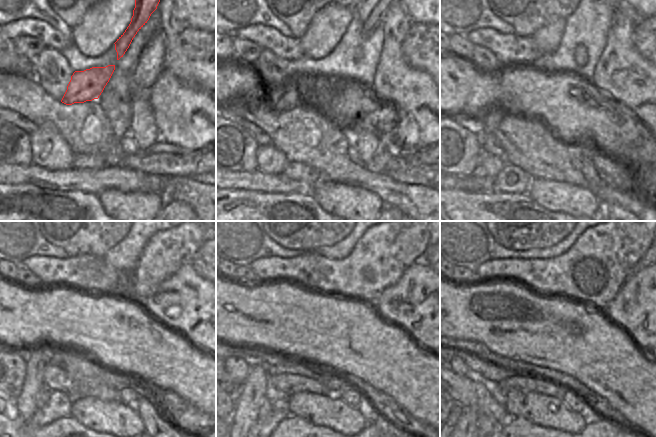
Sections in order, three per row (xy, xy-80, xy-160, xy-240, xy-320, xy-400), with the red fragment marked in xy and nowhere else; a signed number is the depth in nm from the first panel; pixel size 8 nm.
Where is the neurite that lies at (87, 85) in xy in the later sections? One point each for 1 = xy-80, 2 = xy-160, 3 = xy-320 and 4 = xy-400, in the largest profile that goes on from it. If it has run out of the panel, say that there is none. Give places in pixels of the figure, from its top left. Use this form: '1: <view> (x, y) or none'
1: xy-80 (299, 91)
2: xy-160 (492, 117)
3: xy-320 (248, 399)
4: xy-400 (467, 422)

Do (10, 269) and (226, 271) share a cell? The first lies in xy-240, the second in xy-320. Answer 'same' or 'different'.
same

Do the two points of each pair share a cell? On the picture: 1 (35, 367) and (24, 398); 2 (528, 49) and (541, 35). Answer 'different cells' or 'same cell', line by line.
1: same cell
2: different cells

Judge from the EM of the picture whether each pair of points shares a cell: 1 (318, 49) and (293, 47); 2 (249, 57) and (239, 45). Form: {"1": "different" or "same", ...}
{"1": "different", "2": "same"}

